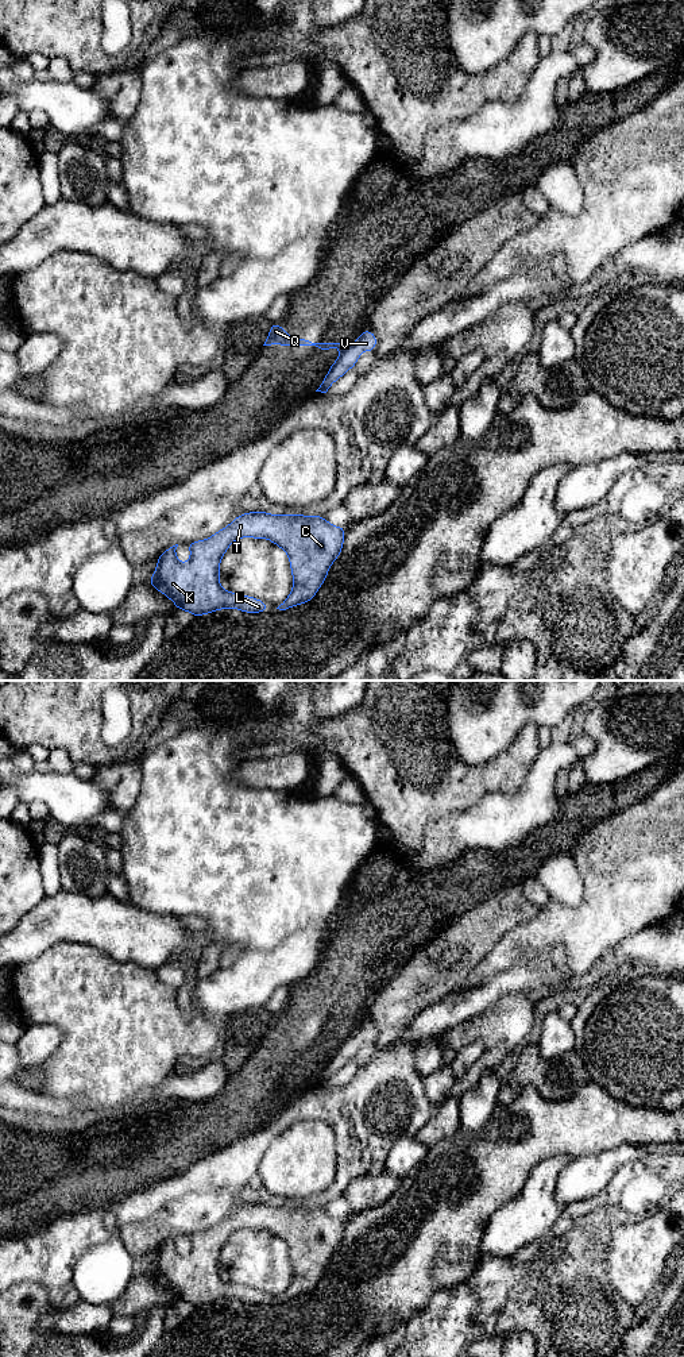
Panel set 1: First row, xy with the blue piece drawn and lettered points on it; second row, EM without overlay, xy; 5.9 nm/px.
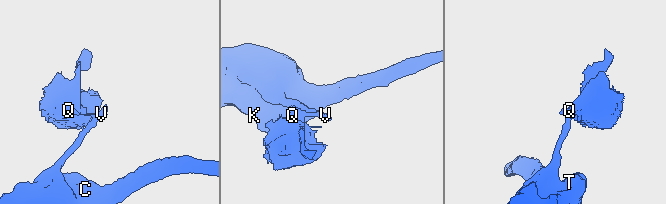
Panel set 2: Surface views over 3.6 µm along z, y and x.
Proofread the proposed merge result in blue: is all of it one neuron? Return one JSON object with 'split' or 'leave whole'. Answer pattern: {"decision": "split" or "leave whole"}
{"decision": "split"}

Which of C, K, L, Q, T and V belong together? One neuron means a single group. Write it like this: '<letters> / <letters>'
C K L T V / Q

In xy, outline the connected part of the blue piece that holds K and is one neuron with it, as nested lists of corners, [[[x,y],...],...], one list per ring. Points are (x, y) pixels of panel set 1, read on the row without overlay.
[[[250,1203],[237,1207],[229,1217],[205,1231],[188,1234],[190,1250],[181,1254],[177,1250],[178,1235],[158,1248],[158,1256],[148,1275],[175,1295],[177,1300],[186,1302],[196,1308],[220,1300],[239,1300],[246,1304],[262,1304],[268,1298],[254,1288],[227,1283],[220,1277],[220,1253],[229,1237],[240,1229],[267,1230],[281,1238],[289,1248],[293,1265],[293,1281],[277,1299],[286,1302],[312,1292],[325,1273],[332,1254],[339,1249],[344,1235],[345,1219],[335,1218],[321,1207],[270,1206],[267,1203]]]

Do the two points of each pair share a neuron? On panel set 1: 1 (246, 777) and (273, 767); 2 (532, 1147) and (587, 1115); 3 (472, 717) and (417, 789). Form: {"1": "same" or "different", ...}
{"1": "same", "2": "same", "3": "different"}

